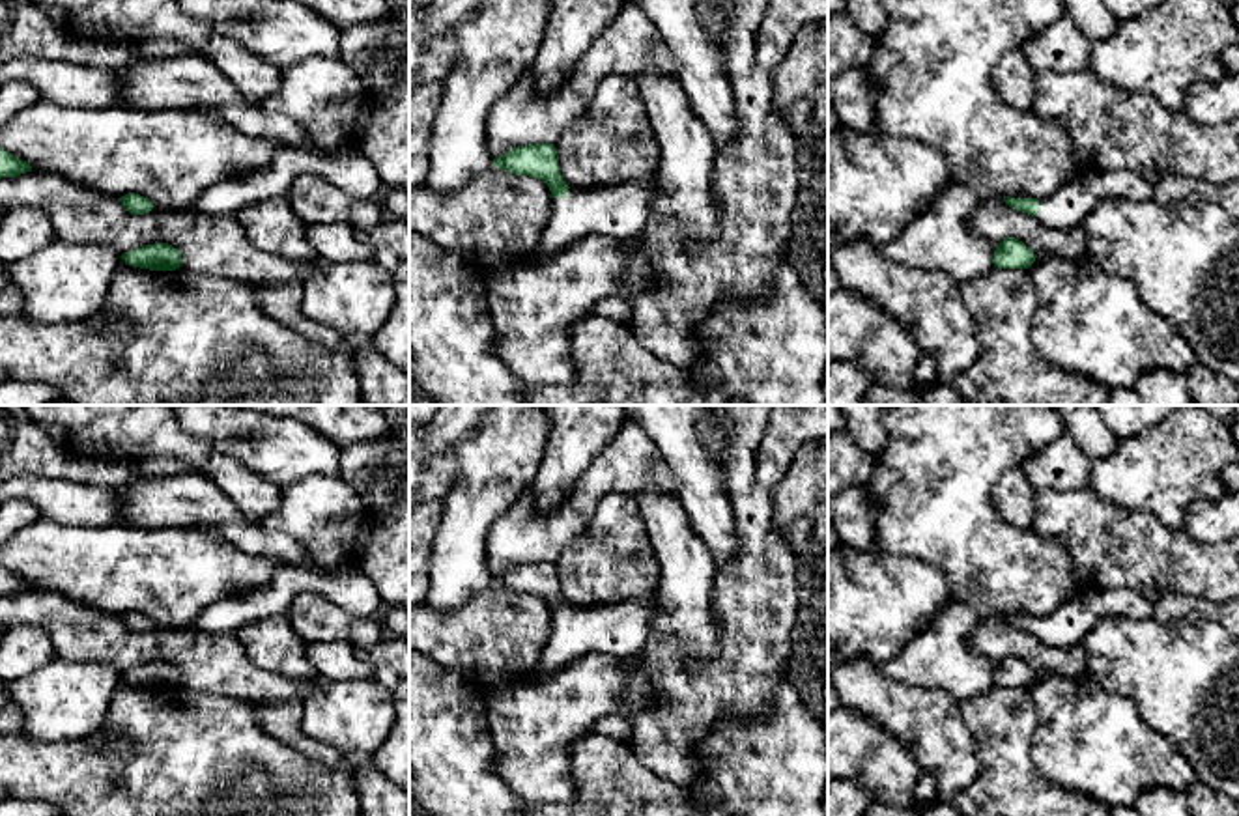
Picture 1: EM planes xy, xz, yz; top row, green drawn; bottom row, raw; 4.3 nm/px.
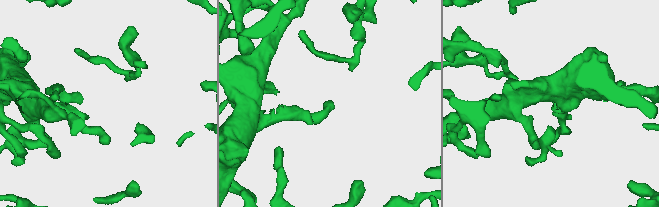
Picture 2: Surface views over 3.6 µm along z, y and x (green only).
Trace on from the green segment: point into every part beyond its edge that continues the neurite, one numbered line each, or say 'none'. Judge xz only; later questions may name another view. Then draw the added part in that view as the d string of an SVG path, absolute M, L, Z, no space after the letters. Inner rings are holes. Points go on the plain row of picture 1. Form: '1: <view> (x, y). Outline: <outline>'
1: xz (621, 630). Outline: M654 596L594 609L568 607L564 616L551 618L551 637L533 670L506 676L482 691L499 691L555 674L570 661L591 652L611 654L622 659L635 655L648 639L654 614Z

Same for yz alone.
1: yz (1068, 626). Outline: M1080 588L1054 614L1039 618L1035 637L1048 646L1073 646L1106 616L1149 618L1153 611L1155 603L1134 590Z

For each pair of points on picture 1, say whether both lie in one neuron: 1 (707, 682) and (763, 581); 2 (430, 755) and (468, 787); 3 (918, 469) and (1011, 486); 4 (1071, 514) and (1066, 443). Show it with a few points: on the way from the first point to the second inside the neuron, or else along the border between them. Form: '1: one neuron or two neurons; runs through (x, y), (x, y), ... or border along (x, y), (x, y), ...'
1: one neuron; runs through (731, 658), (757, 632), (757, 605)
2: one neuron; runs through (440, 759), (458, 777)
3: two neurons; border along (1019, 464), (991, 490), (993, 506), (1011, 523)
4: two neurons; border along (1086, 486), (1036, 492)

